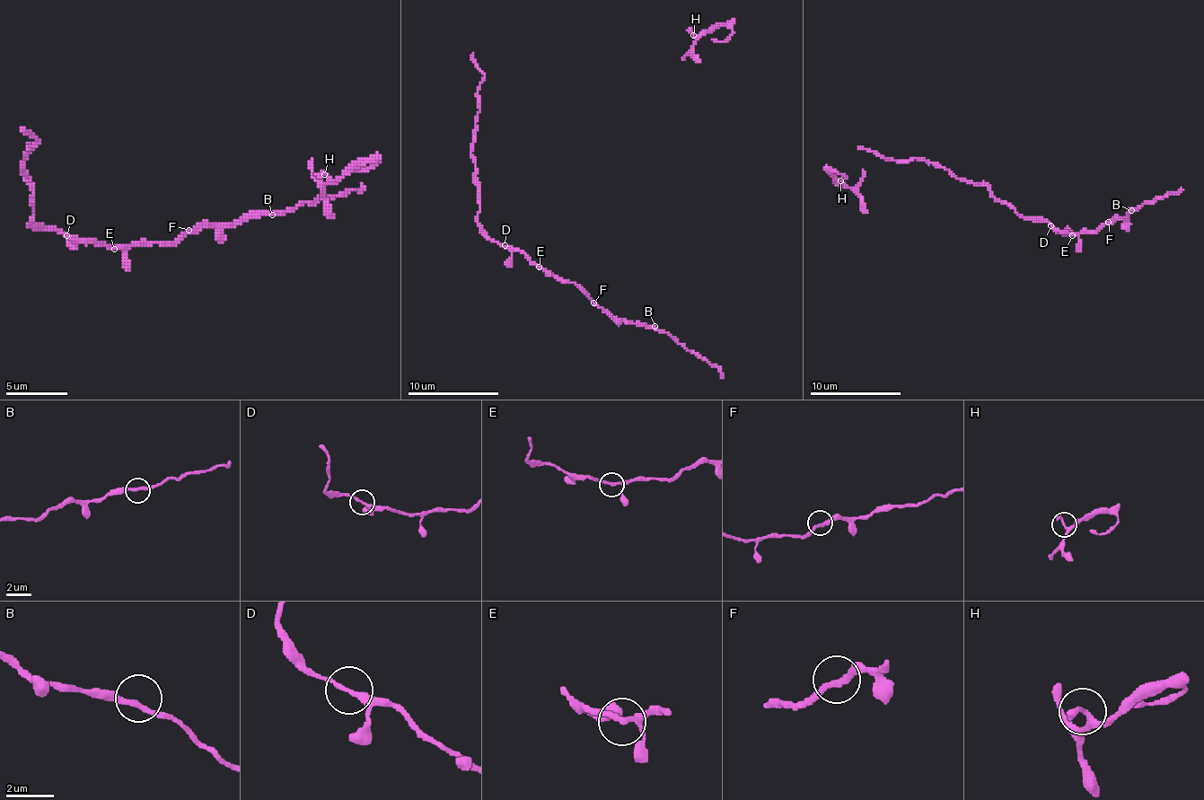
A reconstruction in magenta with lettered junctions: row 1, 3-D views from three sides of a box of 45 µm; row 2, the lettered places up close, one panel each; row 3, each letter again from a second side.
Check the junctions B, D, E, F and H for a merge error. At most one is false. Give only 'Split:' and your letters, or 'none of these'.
Split: none of these

